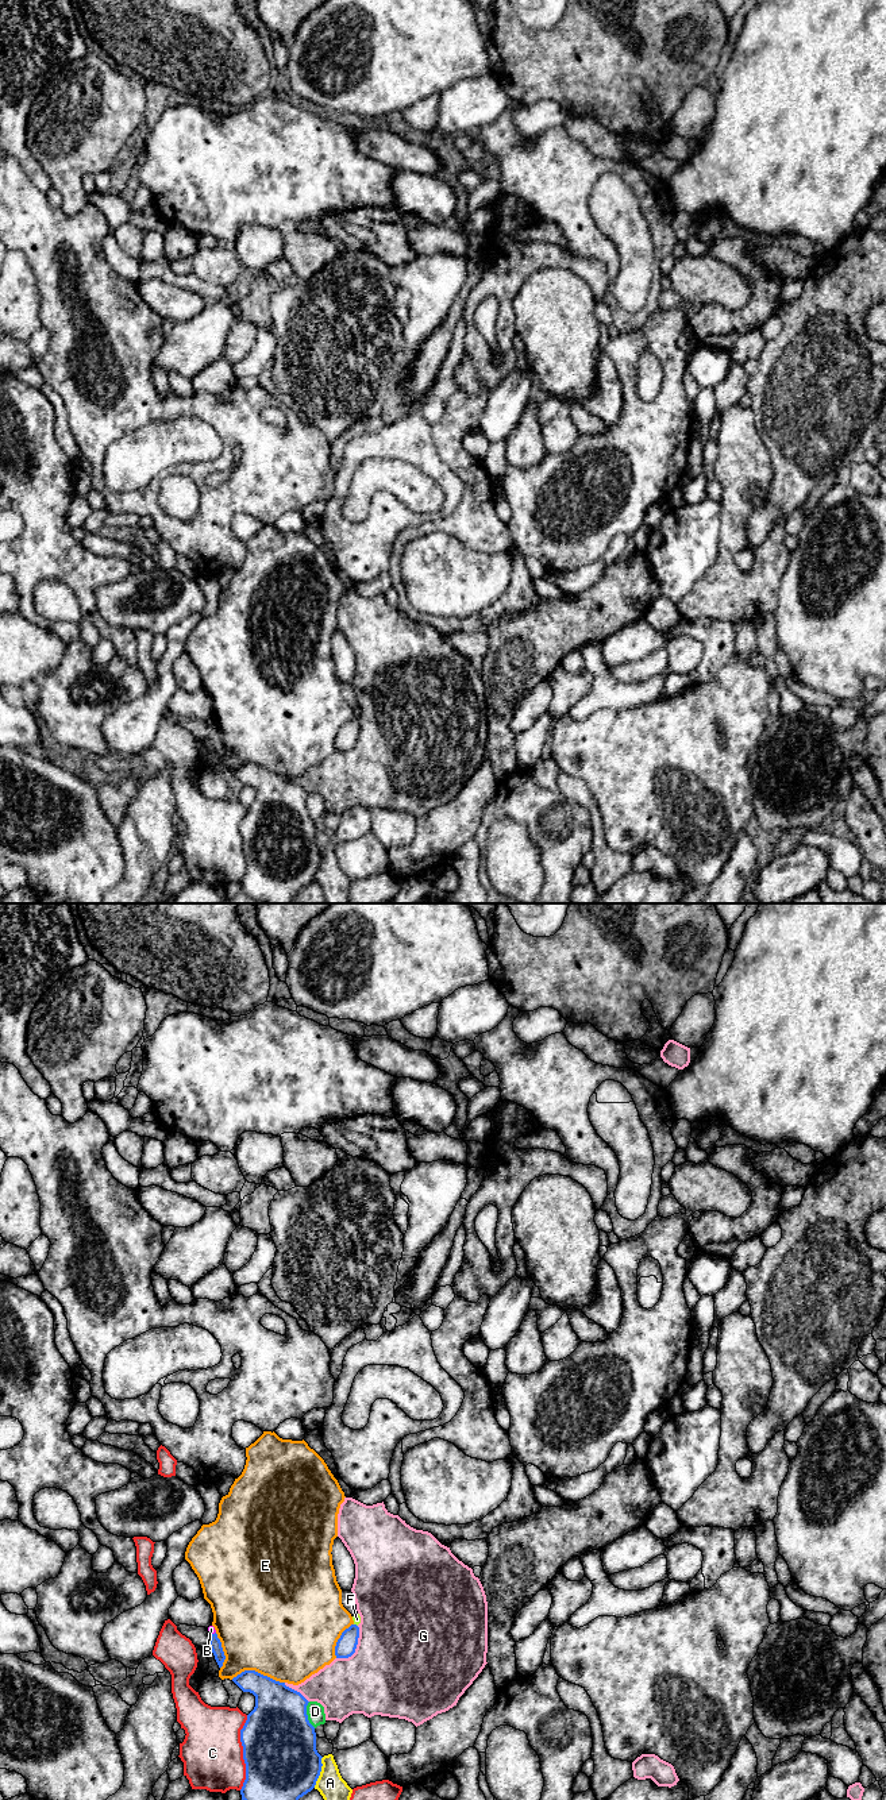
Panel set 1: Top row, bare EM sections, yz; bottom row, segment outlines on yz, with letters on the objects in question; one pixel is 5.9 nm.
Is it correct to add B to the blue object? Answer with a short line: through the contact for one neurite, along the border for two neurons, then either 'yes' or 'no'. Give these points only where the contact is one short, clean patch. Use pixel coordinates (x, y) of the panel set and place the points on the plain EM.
line yz (215, 736), (212, 727), (211, 721); yes

